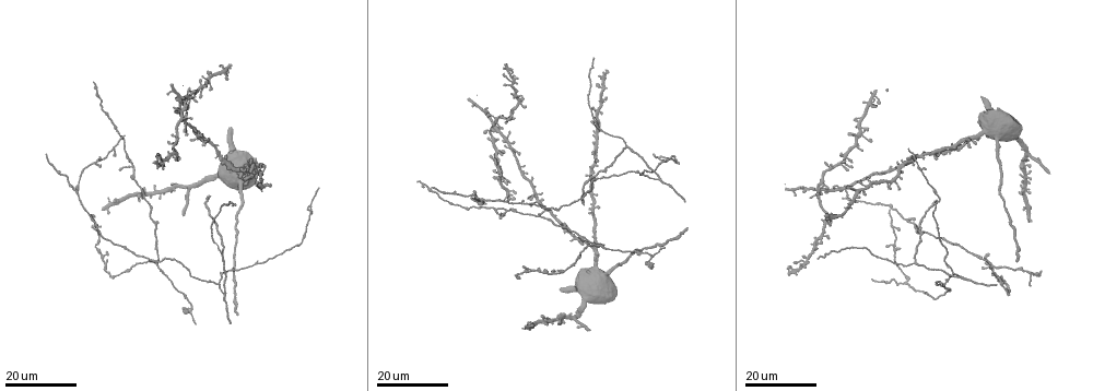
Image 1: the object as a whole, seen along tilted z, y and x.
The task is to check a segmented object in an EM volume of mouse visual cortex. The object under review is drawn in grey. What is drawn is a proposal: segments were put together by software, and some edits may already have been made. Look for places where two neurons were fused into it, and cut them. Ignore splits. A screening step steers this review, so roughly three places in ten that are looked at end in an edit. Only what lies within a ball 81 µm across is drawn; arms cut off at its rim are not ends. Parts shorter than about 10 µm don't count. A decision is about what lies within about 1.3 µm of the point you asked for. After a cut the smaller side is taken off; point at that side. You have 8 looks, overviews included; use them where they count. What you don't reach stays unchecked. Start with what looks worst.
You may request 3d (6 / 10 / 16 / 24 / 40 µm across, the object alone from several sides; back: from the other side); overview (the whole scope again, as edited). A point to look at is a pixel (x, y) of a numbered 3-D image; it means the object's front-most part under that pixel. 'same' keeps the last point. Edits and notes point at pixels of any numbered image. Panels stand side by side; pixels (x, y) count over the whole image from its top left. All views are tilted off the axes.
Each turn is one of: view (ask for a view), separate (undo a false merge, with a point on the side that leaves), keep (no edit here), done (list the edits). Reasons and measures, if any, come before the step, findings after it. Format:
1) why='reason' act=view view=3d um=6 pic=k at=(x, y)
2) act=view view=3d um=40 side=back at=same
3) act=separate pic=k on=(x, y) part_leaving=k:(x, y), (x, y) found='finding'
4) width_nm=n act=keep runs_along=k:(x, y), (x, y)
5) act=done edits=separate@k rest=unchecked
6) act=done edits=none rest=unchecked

act=view view=3d um=16 pic=1 at=(483, 200)

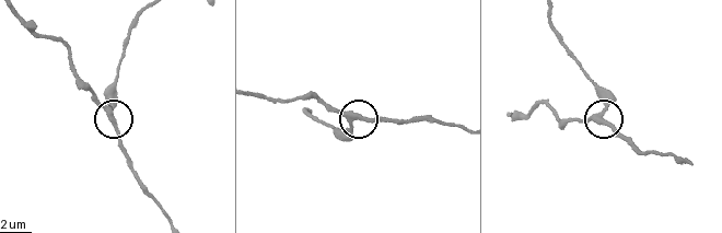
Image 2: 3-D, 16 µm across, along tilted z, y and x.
why='zoom in' act=view view=3d um=6 pic=2 at=(352, 123)

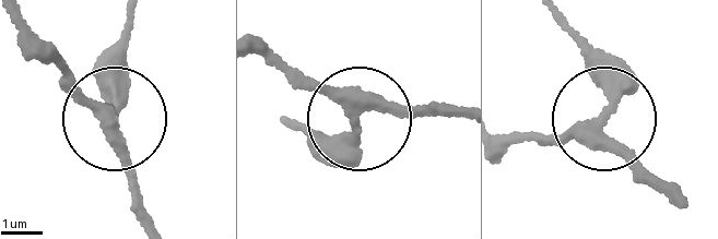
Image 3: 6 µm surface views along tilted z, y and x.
act=keep runs_along=3:(681, 193), (598, 116), (558, 144), (504, 144) found='one neuron here'

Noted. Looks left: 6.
why='arms part here' act=view view=3d um=16 pic=1 at=(659, 181)

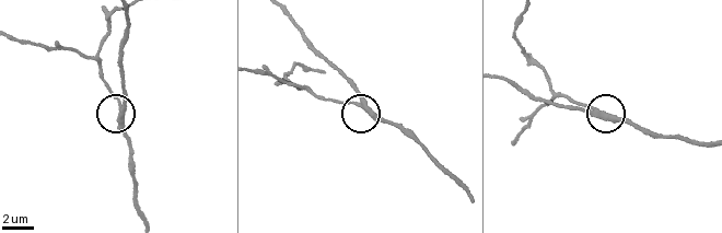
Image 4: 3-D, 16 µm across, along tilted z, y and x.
why='zoom in' act=view view=3d um=6 pic=4 at=(354, 105)

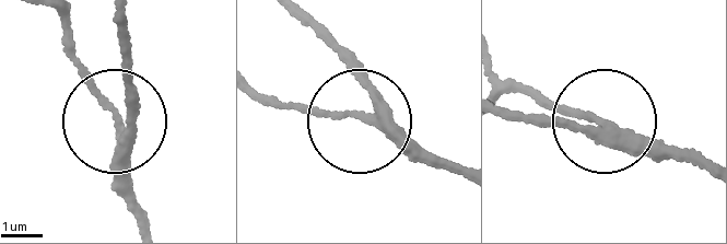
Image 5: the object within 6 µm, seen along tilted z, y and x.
act=keep found='one neuron here'

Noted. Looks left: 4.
act=view view=3d um=24 pic=1 at=(93, 161)

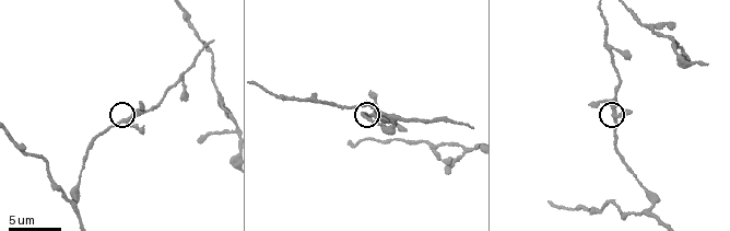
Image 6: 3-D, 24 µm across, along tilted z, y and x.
why='closer look' act=view view=3d um=10 pic=6 at=(124, 119)

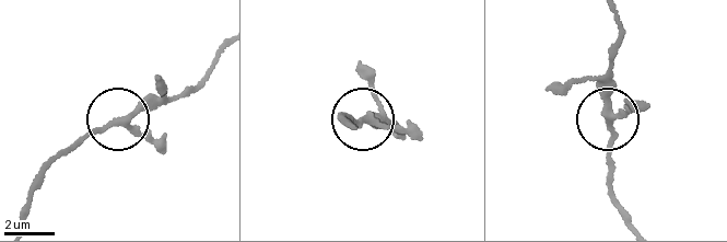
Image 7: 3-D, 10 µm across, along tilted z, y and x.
arms=3 act=keep runs_along=7:(22, 223), (55, 161), (182, 90) found='continuous, no second neuron'

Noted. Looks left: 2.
why='arms part here' act=view view=3d um=24 pic=1 at=(991, 264)

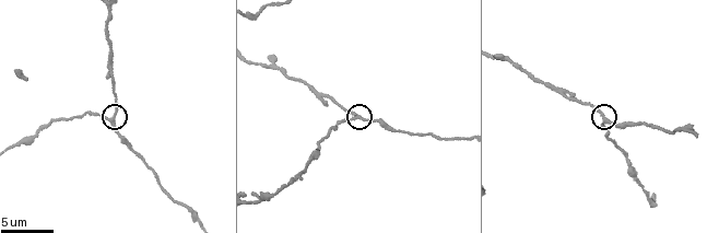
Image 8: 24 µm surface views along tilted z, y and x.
act=view view=3d um=10 pic=8 at=(357, 115)

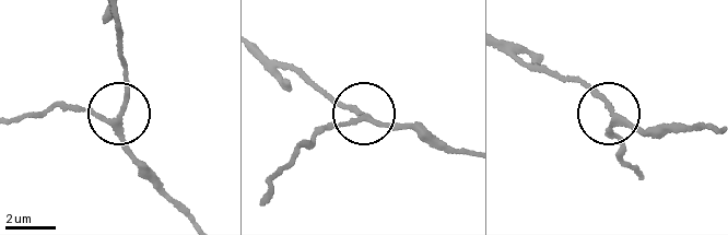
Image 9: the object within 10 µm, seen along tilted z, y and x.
side_arm_um=39 act=keep runs_along=9:(188, 218), (142, 176), (113, 120), (65, 104) found='all the same neuron'

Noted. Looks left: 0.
act=done edits=none rest=unchecked

